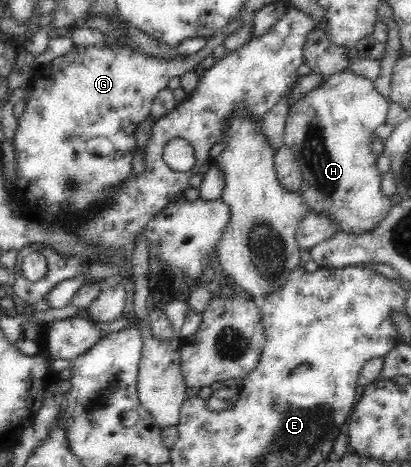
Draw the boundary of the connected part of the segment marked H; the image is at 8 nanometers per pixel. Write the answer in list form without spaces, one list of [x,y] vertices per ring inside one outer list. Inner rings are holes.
[[[346,68],[340,74],[334,73],[323,85],[315,88],[308,96],[299,100],[297,103],[289,108],[287,119],[285,122],[285,131],[283,136],[283,144],[289,146],[294,153],[295,159],[300,165],[303,182],[300,193],[305,200],[305,204],[310,209],[310,212],[325,214],[331,216],[336,222],[339,222],[339,230],[344,232],[353,232],[355,235],[362,234],[366,230],[372,230],[374,226],[378,226],[378,222],[382,218],[386,218],[388,210],[390,210],[391,203],[389,197],[384,197],[381,190],[381,178],[378,171],[377,158],[370,153],[370,138],[374,134],[374,130],[386,123],[386,115],[388,114],[388,102],[382,94],[376,91],[372,81],[370,79],[358,76],[355,72],[352,72],[349,68]]]

